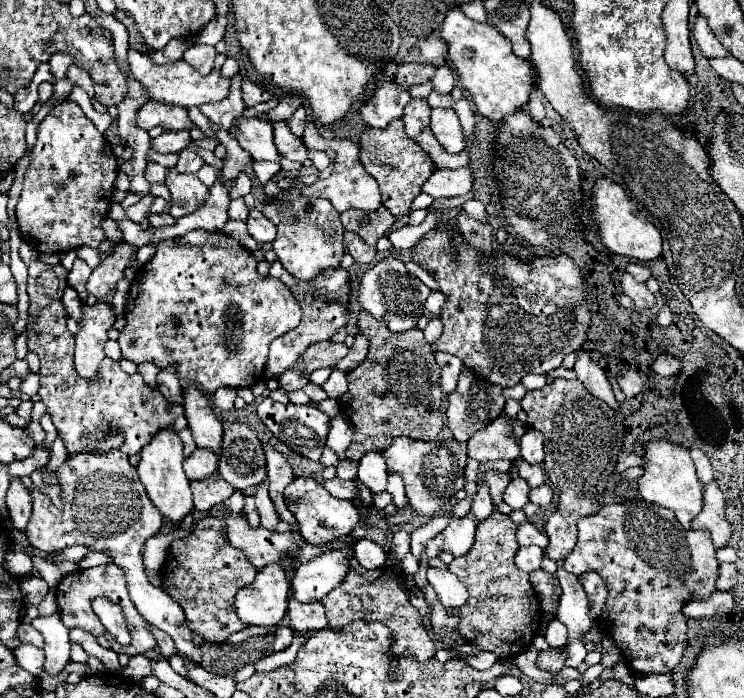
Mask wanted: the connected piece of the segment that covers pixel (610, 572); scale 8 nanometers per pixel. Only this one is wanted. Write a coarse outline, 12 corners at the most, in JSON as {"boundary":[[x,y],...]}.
{"boundary":[[633,498],[577,522],[563,568],[607,584],[599,626],[671,672],[689,600],[715,590],[707,530]]}

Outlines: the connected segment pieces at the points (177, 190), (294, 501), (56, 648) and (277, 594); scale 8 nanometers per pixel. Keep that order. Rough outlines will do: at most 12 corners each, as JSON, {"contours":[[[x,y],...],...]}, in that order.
{"contours":[[[167,170],[171,216],[195,212],[209,194],[197,174]],[[313,478],[285,488],[303,540],[323,546],[357,526],[351,500],[331,496]],[[59,614],[31,624],[45,638],[45,672],[57,674],[69,662],[69,630]],[[267,564],[235,598],[251,626],[275,626],[287,612],[287,574]]]}

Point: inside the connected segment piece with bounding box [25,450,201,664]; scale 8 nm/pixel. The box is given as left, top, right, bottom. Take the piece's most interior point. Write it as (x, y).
(105, 507)

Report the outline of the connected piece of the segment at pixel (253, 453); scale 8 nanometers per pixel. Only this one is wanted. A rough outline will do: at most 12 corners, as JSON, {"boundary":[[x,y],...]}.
{"boundary":[[247,424],[225,428],[219,474],[237,490],[267,478],[263,446]]}

